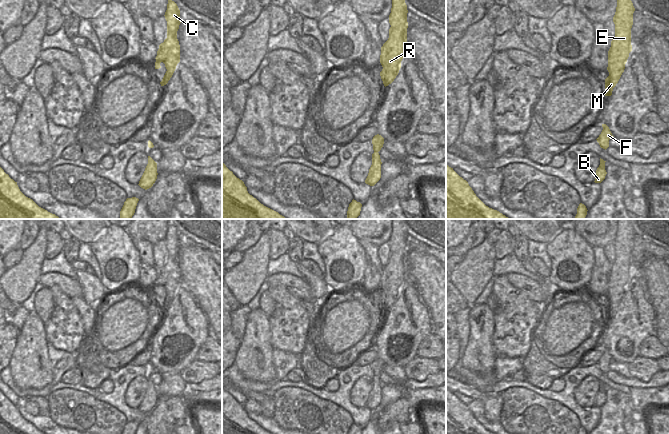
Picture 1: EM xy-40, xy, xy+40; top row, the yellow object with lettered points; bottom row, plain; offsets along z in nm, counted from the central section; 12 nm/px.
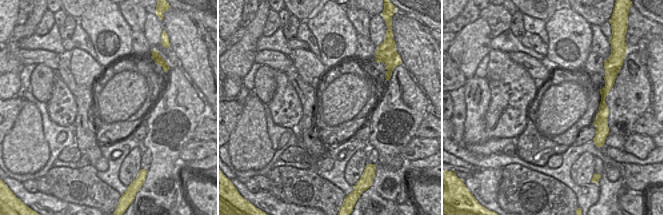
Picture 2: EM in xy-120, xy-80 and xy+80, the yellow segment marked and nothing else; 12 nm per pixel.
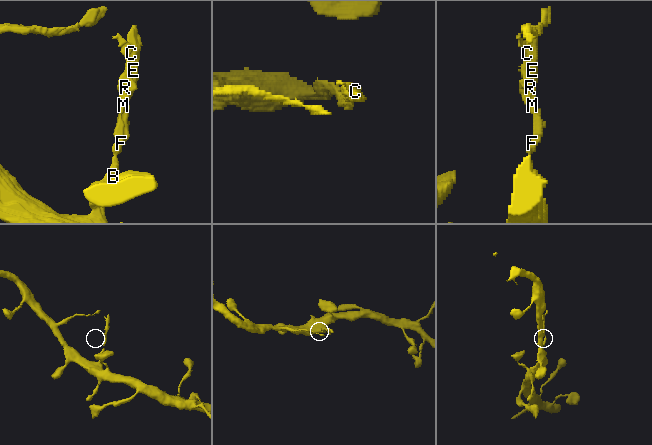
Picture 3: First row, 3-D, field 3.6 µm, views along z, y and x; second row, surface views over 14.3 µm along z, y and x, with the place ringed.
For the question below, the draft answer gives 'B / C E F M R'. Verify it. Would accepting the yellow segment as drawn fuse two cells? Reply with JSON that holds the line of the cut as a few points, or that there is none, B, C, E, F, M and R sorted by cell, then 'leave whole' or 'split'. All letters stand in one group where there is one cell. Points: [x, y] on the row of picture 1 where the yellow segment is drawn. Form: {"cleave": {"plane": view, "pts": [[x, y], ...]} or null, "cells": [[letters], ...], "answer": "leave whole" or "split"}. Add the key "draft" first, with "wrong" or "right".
{"draft": "right", "cleave": {"plane": "xy", "pts": [[374, 151], [377, 152]]}, "cells": [["B"], ["C", "E", "F", "M", "R"]], "answer": "split"}

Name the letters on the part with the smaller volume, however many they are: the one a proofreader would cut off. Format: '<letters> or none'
C, E, F, M, R

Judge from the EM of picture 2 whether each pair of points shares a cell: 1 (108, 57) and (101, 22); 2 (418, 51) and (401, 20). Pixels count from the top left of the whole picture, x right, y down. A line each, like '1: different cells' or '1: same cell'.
1: same cell
2: same cell

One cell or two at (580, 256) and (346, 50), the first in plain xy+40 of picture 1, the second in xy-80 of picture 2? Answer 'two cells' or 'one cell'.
one cell

